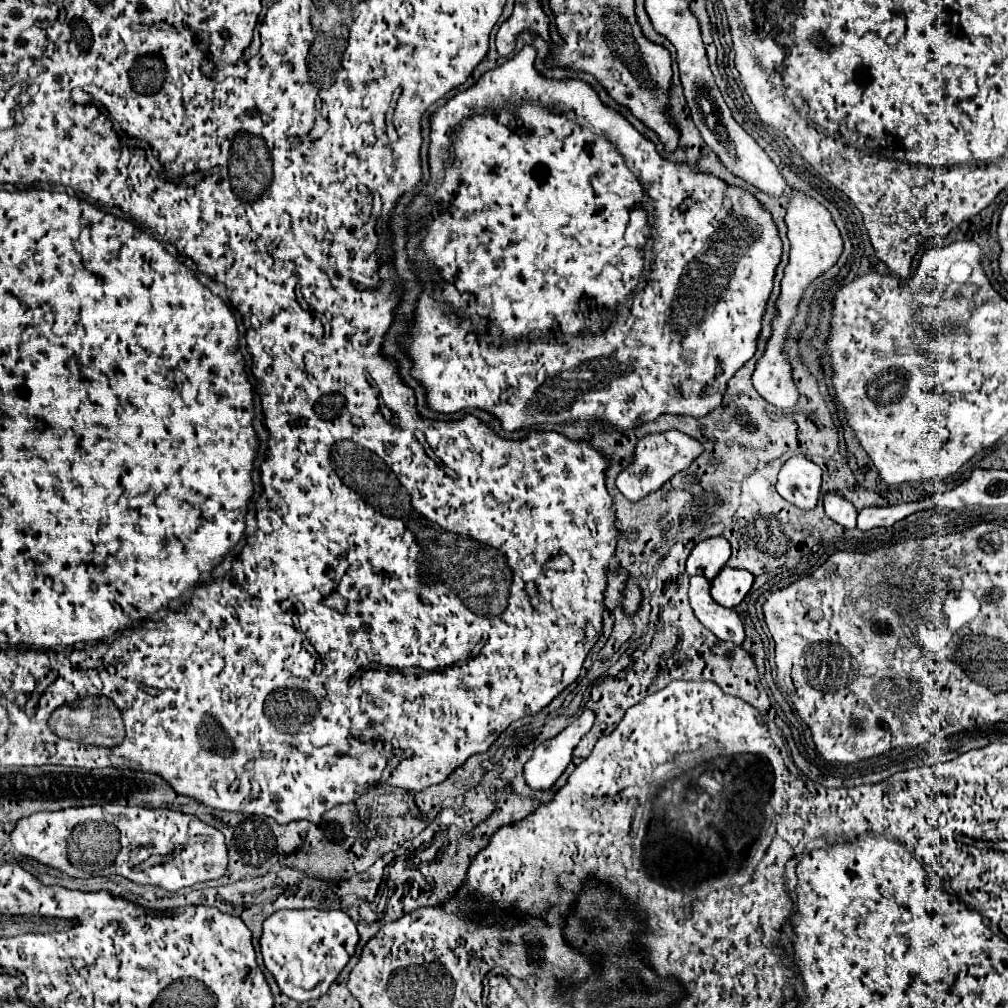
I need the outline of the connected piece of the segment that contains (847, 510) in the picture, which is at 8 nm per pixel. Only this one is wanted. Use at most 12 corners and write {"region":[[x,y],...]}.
{"region":[[838,493],[824,495],[828,519],[856,527],[856,507]]}

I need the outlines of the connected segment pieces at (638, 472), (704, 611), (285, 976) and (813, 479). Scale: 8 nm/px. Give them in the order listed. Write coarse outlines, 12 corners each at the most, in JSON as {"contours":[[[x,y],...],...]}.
{"contours":[[[680,431],[638,441],[616,487],[630,501],[662,489],[702,445]],[[690,577],[690,605],[720,641],[742,645],[738,613],[710,597],[710,583]],[[276,911],[260,939],[284,995],[328,993],[358,945],[344,911]],[[796,455],[782,465],[776,491],[814,509],[822,469]]]}

